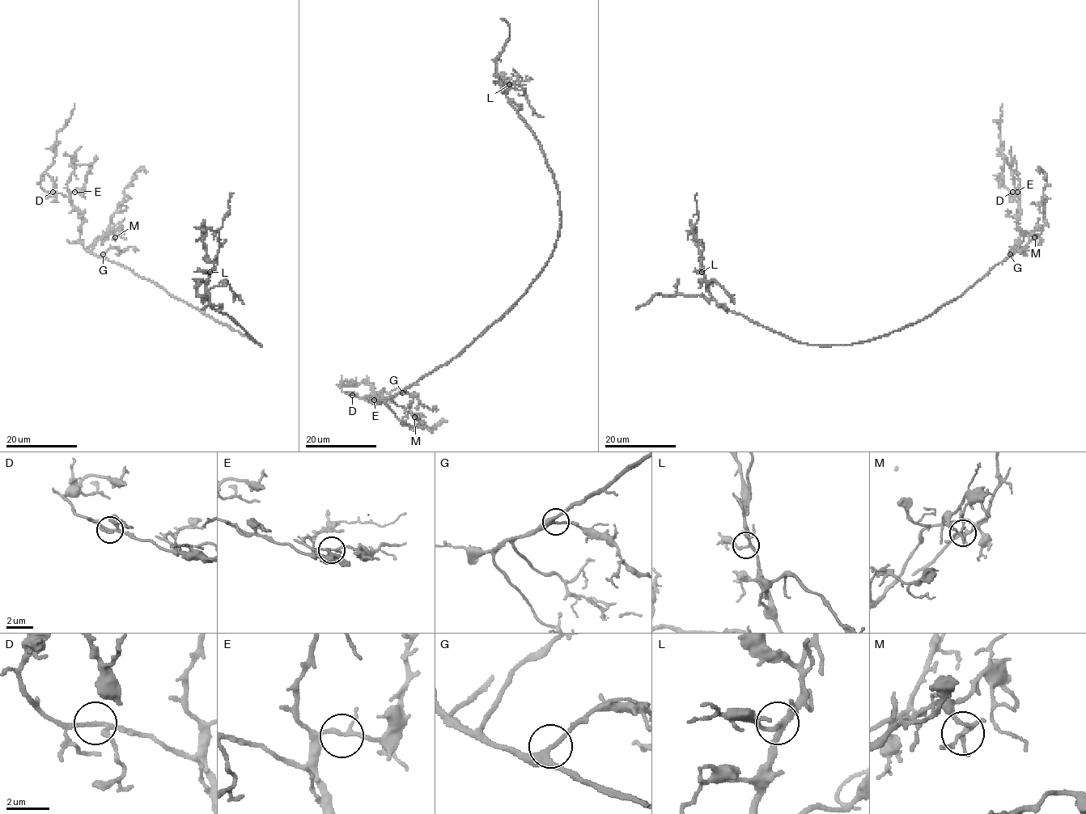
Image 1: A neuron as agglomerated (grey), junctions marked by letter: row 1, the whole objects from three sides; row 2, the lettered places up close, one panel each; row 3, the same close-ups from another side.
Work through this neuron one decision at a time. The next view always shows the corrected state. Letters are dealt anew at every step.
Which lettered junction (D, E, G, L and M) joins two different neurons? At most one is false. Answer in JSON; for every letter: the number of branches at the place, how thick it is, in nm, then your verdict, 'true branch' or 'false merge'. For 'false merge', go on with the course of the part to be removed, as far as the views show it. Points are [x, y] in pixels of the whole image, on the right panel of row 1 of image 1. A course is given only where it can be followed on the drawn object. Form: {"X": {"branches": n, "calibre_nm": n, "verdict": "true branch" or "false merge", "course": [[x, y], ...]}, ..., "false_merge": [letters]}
{"D": {"branches": 3, "calibre_nm": 150, "verdict": "true branch"}, "E": {"branches": 3, "calibre_nm": 150, "verdict": "true branch"}, "G": {"branches": 3, "calibre_nm": 240, "verdict": "true branch"}, "L": {"branches": 3, "calibre_nm": 190, "verdict": "true branch"}, "M": {"branches": 3, "calibre_nm": 150, "verdict": "true branch"}, "false_merge": []}

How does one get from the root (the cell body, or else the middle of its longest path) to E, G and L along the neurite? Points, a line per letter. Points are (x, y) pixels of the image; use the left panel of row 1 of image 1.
E: (217, 320), (130, 269), (89, 252), (80, 238), (82, 217), (70, 198), (74, 192)
G: (217, 320), (171, 296), (155, 282), (106, 260), (103, 254)
L: (217, 320), (261, 345), (230, 316), (215, 311), (209, 303), (206, 286), (209, 272)

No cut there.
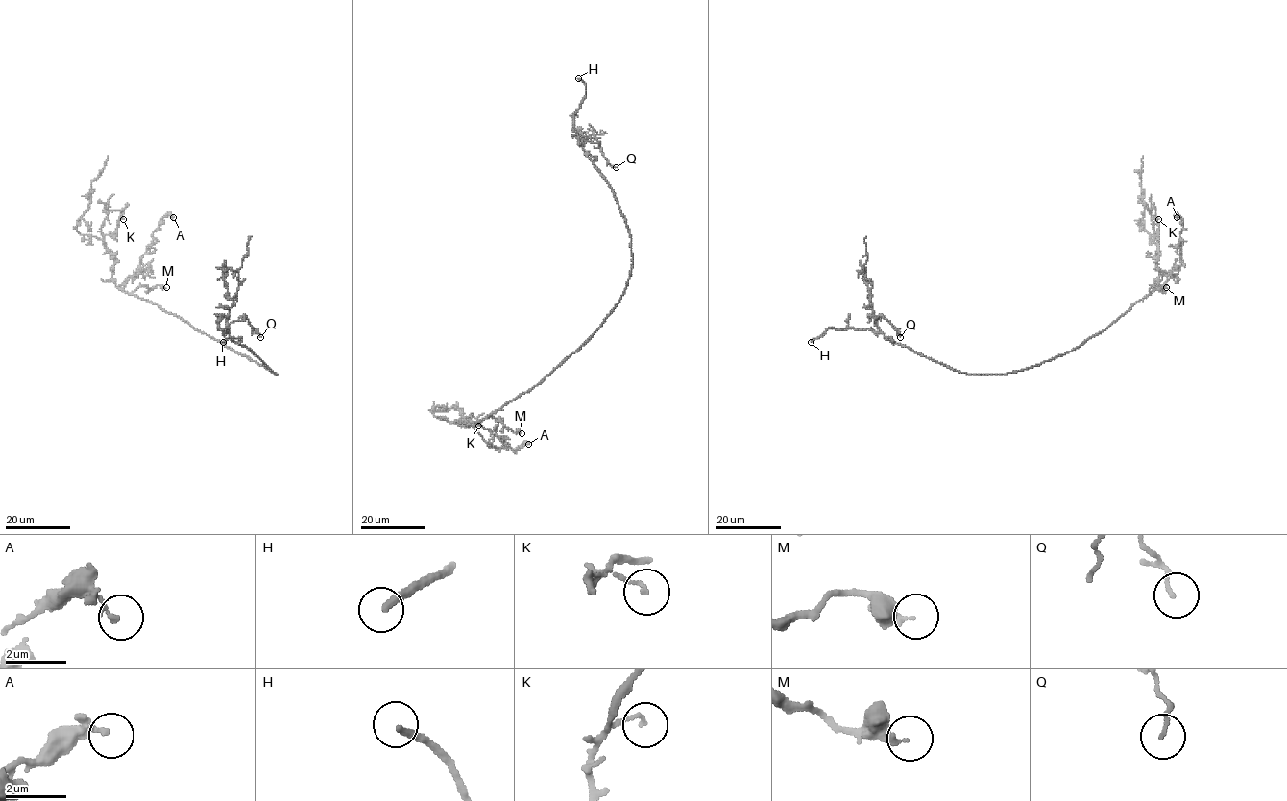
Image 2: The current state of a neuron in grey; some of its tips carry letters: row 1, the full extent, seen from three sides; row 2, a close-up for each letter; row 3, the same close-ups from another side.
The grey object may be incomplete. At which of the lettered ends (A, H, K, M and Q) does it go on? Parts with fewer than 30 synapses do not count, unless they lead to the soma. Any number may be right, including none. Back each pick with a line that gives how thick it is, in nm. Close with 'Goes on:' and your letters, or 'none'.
H: 240 nm thick
Goes on: H

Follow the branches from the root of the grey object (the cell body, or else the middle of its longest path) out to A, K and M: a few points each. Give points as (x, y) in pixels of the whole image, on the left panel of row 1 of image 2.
A: (236, 351), (181, 318), (118, 287), (136, 272), (160, 220), (168, 215), (173, 217)
K: (236, 351), (116, 285), (115, 257), (104, 236), (112, 236), (117, 221), (123, 219)
M: (236, 351), (133, 293), (140, 286), (166, 287)

